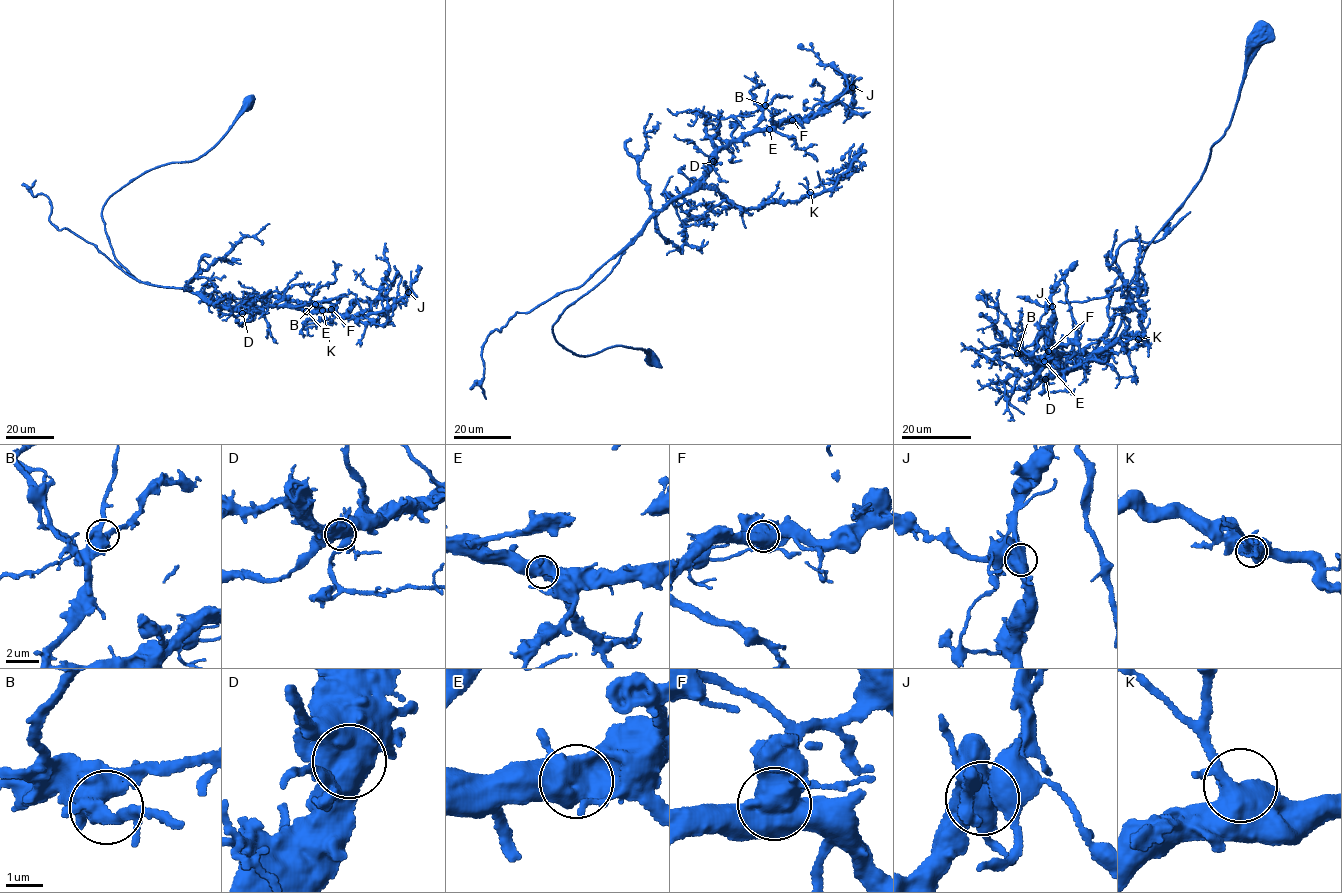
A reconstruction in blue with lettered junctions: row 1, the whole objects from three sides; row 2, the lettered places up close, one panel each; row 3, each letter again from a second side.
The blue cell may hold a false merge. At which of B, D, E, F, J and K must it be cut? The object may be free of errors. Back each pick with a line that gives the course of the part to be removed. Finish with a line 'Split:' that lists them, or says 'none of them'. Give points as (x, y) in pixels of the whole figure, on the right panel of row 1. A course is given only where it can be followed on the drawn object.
F: (1048, 351), (1056, 321), (1051, 356), (1037, 363), (982, 290)
Split: F

